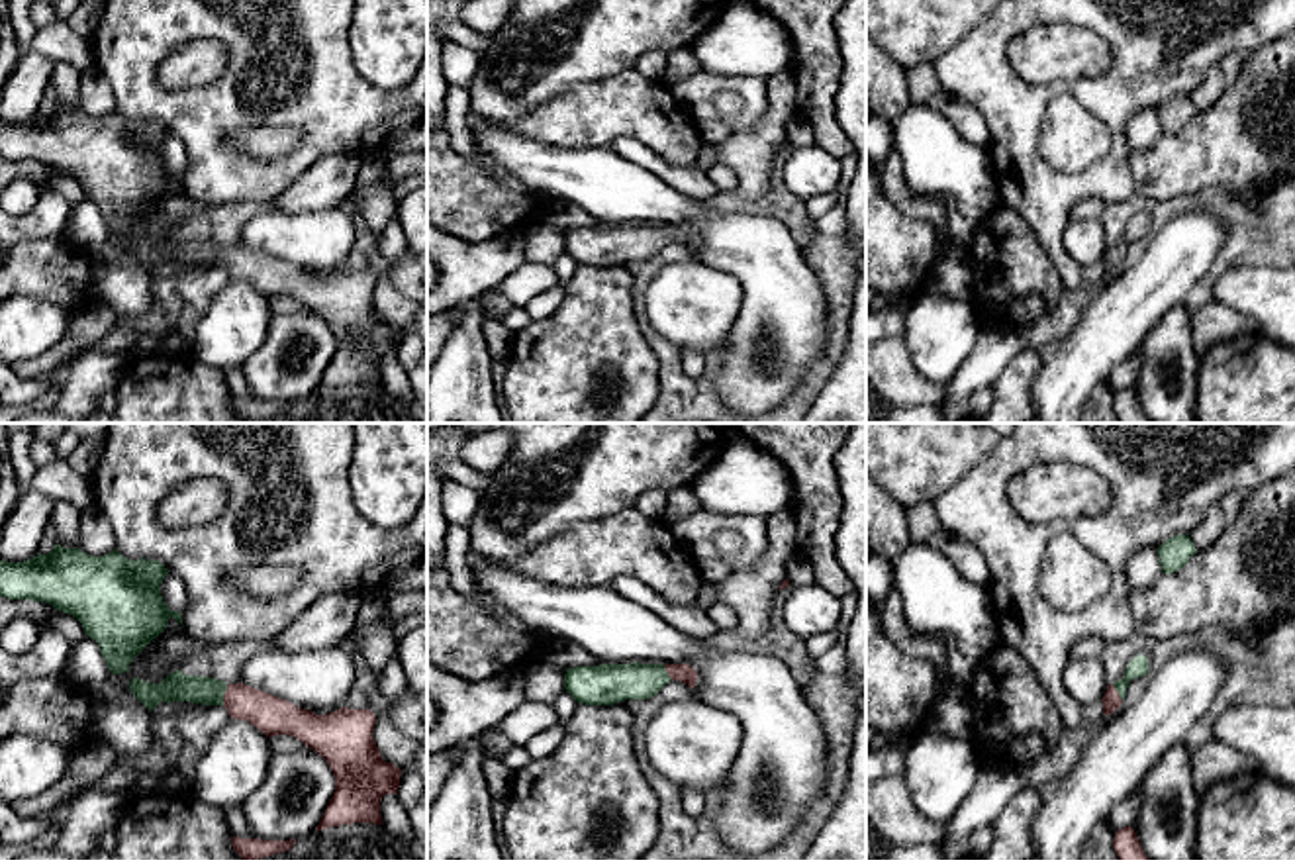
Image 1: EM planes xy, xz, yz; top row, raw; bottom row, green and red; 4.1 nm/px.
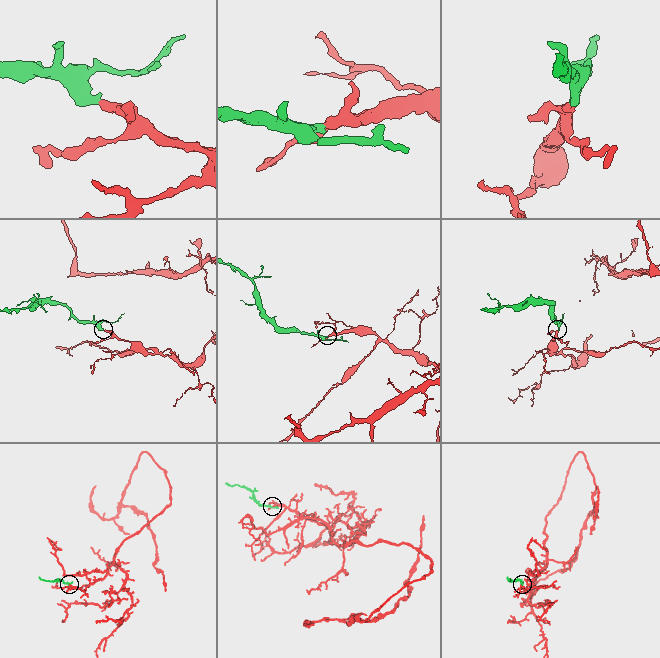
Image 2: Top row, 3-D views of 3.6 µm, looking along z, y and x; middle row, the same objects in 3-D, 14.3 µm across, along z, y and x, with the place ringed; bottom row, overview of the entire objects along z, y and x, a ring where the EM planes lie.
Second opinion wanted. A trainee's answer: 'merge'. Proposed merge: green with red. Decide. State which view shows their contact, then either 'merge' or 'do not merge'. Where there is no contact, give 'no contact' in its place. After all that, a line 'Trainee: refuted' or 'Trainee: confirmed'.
xy | merge
Trainee: confirmed

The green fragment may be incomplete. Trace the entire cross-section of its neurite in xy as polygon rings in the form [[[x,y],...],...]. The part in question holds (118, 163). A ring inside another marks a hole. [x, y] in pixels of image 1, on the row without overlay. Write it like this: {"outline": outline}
{"outline": [[[55,106],[49,116],[24,123],[0,121],[0,157],[45,163],[76,178],[98,204],[110,233],[123,235],[170,178],[182,186],[180,174],[161,157],[167,135],[159,121],[129,121],[116,110],[90,118]]]}

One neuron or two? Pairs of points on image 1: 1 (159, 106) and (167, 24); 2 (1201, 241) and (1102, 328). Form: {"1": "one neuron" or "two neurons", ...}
{"1": "one neuron", "2": "one neuron"}

